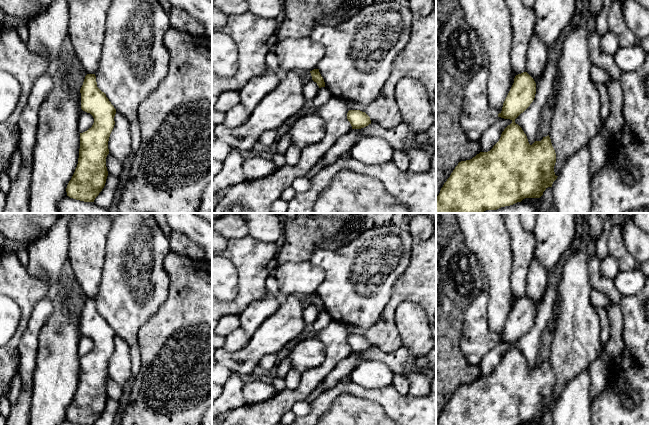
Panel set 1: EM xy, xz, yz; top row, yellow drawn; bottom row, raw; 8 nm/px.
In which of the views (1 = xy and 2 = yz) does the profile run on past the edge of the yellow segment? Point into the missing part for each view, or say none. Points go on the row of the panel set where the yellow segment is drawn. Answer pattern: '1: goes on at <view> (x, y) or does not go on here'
1: does not go on here
2: does not go on here

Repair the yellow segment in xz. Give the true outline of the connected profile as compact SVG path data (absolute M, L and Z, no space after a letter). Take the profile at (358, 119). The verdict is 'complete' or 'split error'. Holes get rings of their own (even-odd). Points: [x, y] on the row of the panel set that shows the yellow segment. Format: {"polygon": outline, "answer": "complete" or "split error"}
{"polygon": "M349 110L347 119L350 122L352 129L361 129L371 124L370 117L360 110Z", "answer": "complete"}

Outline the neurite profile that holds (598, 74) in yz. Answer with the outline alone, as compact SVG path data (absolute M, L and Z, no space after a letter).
M598 66L591 67L590 76L591 76L591 81L594 84L597 83L606 84L612 79L609 73L604 68Z

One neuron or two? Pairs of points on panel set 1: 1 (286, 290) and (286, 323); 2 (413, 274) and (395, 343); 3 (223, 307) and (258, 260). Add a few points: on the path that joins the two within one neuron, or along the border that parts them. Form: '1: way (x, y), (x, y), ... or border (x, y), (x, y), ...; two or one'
1: border (297, 295), (286, 295), (284, 297); two
2: way (403, 291), (390, 307), (389, 326); one
3: way (237, 302), (251, 288), (252, 274); one

